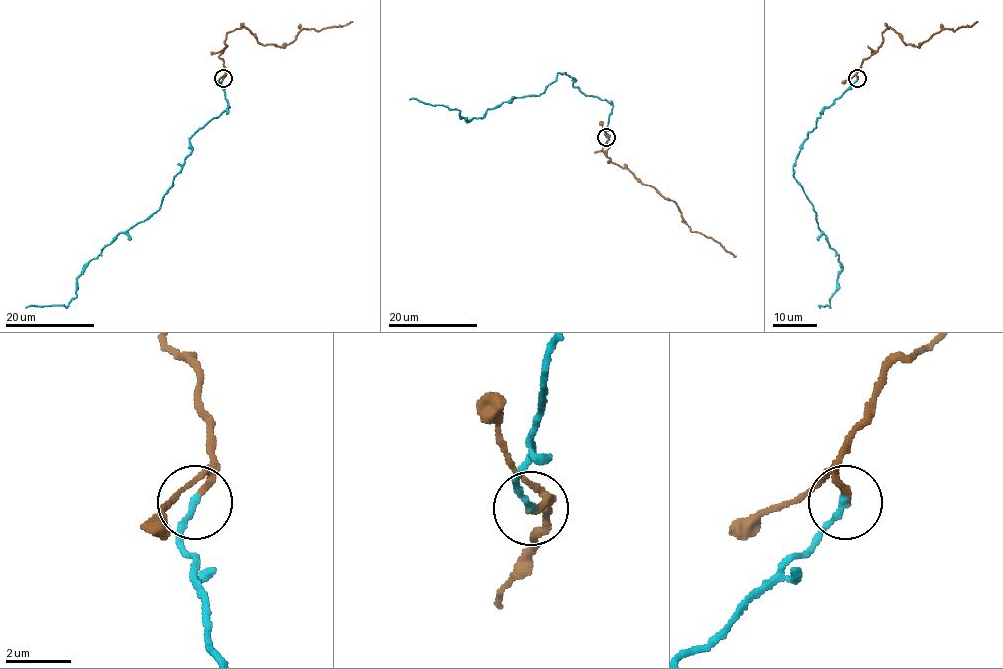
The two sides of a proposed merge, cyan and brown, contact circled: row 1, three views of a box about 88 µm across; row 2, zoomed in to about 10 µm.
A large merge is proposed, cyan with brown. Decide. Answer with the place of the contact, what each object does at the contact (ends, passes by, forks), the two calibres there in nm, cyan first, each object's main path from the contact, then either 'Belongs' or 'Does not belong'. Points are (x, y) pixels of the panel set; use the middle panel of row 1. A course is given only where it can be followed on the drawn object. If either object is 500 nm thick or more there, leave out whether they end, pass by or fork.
Place: (606, 137). At the ring cyan ends. At the ring brown ends. Thickness 200 nm (cyan) against 180 nm. Course of cyan: (606, 136), (613, 105), (584, 94), (565, 72), (538, 95), (503, 102), (468, 121), (459, 111), (409, 100). Course of brown: (606, 136), (603, 152), (608, 162), (629, 171), (673, 201), (693, 232), (715, 240), (736, 255). Belongs

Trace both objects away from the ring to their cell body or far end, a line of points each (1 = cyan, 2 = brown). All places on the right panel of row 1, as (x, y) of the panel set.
1: (857, 79), (820, 112), (792, 169), (829, 246), (838, 255), (841, 270), (829, 306), (820, 308)
2: (857, 79), (861, 62), (891, 28), (904, 42), (917, 46), (944, 29), (976, 22)

